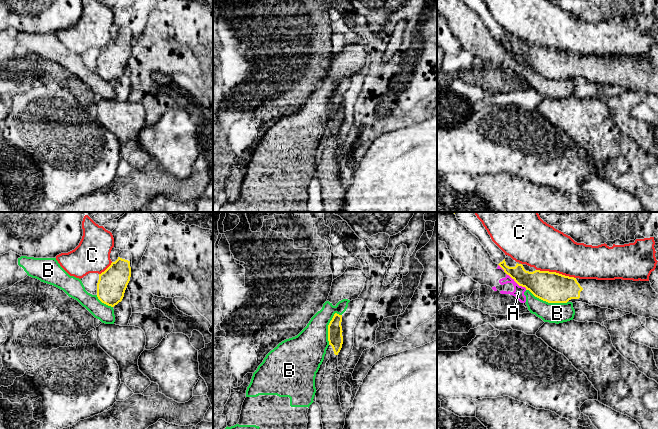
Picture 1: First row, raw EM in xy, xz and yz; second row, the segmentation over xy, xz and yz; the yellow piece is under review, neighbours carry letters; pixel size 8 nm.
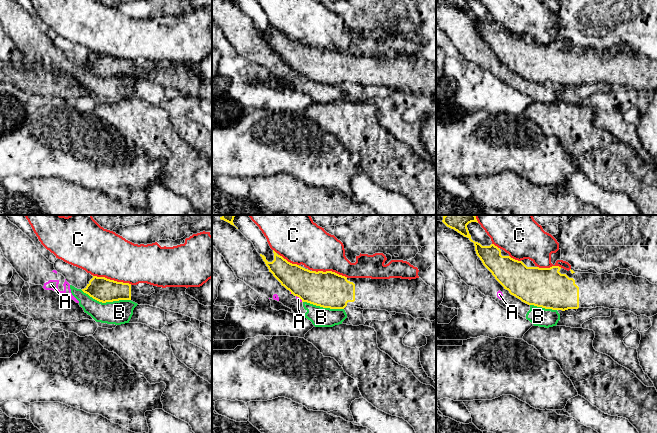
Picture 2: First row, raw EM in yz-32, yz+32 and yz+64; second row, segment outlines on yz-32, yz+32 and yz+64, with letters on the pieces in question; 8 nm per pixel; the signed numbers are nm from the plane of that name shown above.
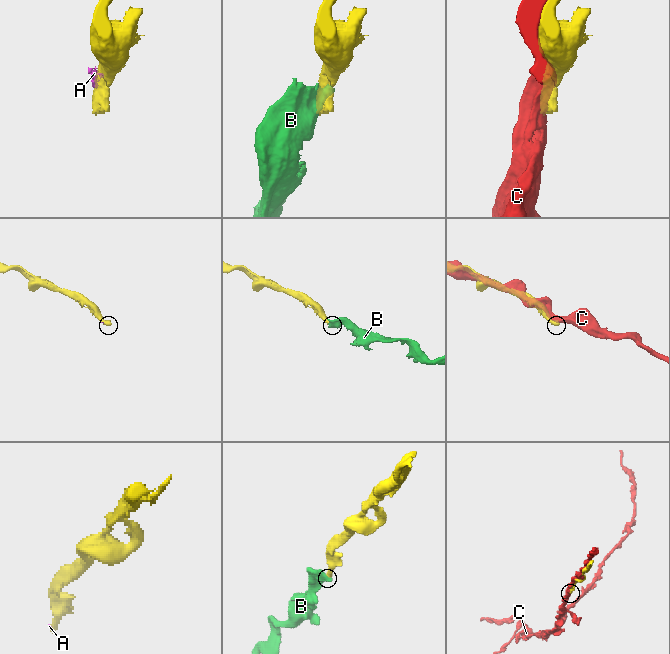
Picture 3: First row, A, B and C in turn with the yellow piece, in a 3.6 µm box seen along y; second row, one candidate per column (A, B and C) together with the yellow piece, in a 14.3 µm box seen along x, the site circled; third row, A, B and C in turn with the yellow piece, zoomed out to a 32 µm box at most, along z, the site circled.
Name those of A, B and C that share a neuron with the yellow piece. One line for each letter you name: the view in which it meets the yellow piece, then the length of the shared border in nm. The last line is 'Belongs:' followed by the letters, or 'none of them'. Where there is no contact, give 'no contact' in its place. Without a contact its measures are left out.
Belongs: none of them

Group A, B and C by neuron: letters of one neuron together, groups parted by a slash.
A B / C

